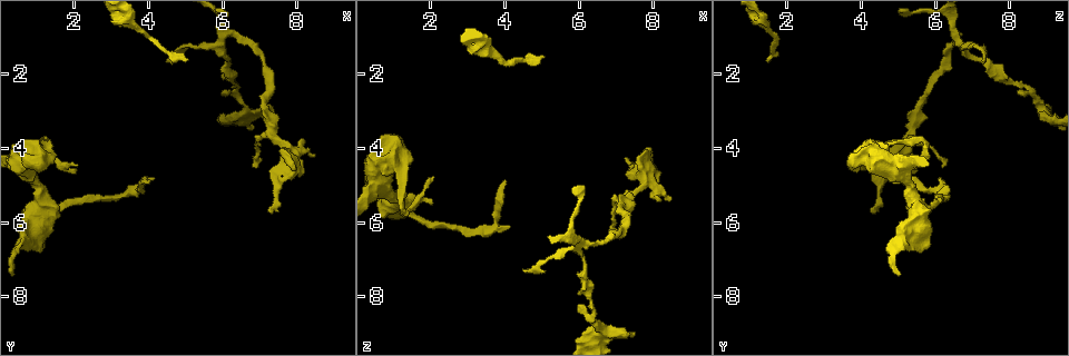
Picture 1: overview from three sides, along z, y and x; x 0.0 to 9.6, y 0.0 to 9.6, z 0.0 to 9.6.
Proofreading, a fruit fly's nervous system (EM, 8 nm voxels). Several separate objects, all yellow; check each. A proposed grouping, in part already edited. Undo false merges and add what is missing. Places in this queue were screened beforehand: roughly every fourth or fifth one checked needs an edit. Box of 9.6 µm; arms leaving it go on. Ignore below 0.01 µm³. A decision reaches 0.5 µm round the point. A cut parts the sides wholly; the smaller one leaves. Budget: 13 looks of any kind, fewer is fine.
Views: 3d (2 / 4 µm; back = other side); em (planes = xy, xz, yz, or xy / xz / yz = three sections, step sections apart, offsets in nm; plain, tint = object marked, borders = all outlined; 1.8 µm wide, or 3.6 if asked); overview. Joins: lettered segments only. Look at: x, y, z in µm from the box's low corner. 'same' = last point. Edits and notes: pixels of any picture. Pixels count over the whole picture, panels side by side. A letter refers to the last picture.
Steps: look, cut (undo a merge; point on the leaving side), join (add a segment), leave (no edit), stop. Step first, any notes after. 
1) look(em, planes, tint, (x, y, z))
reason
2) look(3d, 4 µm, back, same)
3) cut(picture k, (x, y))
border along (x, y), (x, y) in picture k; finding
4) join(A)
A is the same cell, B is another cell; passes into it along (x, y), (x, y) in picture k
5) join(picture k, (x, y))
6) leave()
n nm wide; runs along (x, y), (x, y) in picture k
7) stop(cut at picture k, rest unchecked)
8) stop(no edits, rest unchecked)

look(3d, 4 µm, (0.85, 4.15, 4.40))
calibre changes

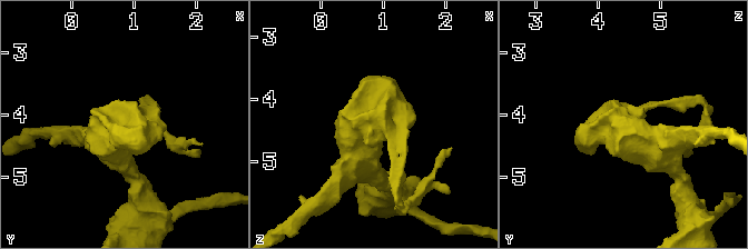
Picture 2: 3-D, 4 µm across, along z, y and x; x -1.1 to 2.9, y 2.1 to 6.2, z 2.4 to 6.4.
look(em, planes, borders, (0.85, 4.15, 4.40))
shape alone is not enough

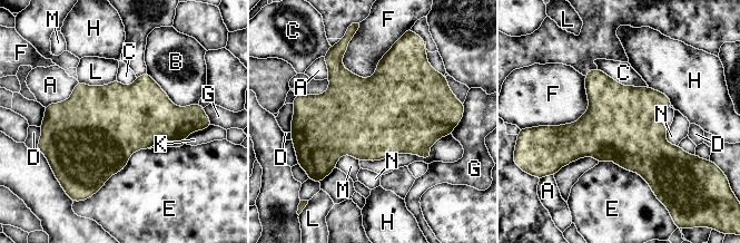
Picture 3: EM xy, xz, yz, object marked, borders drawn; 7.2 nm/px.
leave()
A, B, C, D, E, F, G, H, K, L, M and N are other cells; border along (667, 128), (666, 138), (677, 146) in picture 3; all the same neuron

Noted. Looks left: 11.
look(3d, 2 µm, (7.35, 5.75, 4.35))
branch stops here

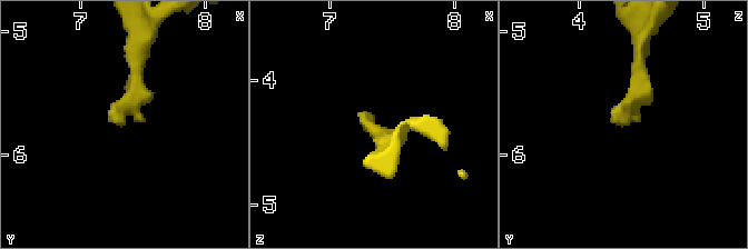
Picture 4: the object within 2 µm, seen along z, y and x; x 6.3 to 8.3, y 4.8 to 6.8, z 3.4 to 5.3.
look(em, planes, plain, (7.32, 5.74, 4.30))
shape alone is not enough

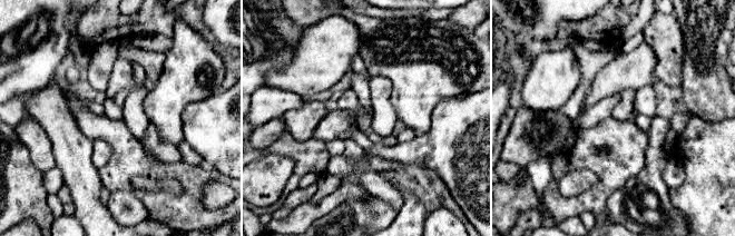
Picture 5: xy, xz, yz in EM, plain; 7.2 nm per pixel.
look(em, planes, borders, same)
see the neighbours

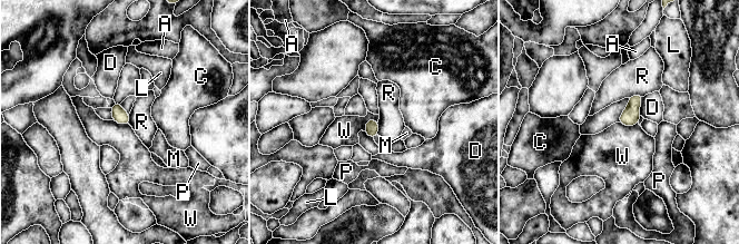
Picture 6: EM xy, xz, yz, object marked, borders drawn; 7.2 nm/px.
leave()
100 nm wide; A, C, D, L, M, P, R and W are other cells; none of them fits

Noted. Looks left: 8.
look(em, planes, plain, (8.45, 4.25, 5.35))
an open end

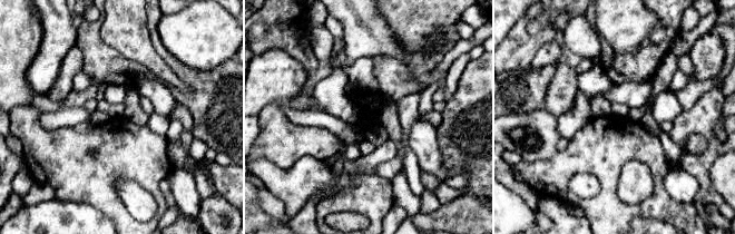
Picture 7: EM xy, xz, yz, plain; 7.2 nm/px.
look(em, planes, borders, same)

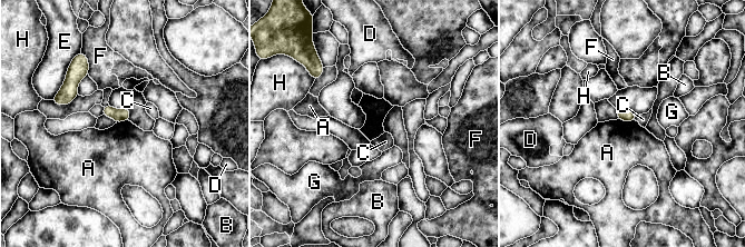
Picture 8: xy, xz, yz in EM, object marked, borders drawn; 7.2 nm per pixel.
leave()
A, B, C, D, E, F, G and H are other cells; border along (617, 118), (624, 121), (635, 121) in picture 8; none of them fits

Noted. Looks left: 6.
look(em, planes, borders, (6.15, 0.90, 6.60))
arms run side by side

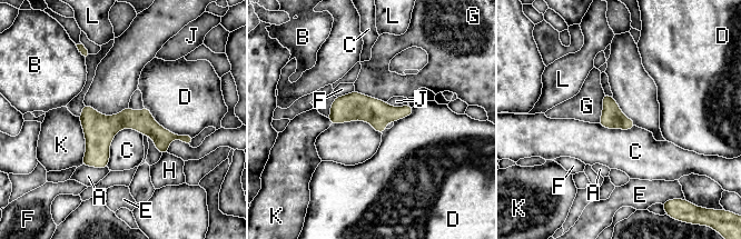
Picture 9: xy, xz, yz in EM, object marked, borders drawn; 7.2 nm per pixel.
leave()
A, B, C, D, E, F, G, H, J, K and L are other cells; runs along (82, 117), (186, 138) in picture 9; one neuron here

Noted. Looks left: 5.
look(3d, 4 µm, (3.05, 0.60, 1.10))
branch stops here

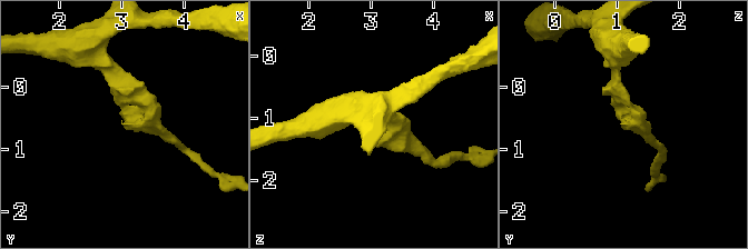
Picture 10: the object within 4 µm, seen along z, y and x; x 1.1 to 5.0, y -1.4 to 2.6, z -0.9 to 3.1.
look(em, planes, borders, (3.00, 0.60, 1.10))

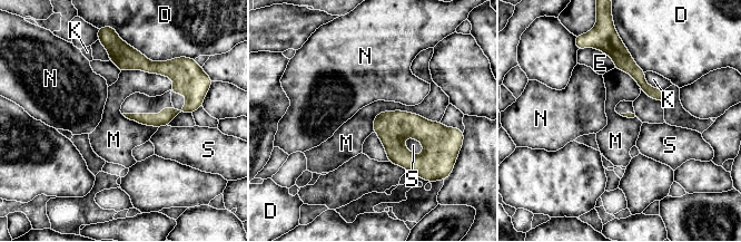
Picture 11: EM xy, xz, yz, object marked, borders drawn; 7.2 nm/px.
leave()
M touches over 500 nm; D, E, K, M, N and S are other cells; border along (440, 122), (382, 110), (372, 128) in picture 11; no lettered segment goes on from it

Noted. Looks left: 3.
stop(no edits, rest unchecked)

